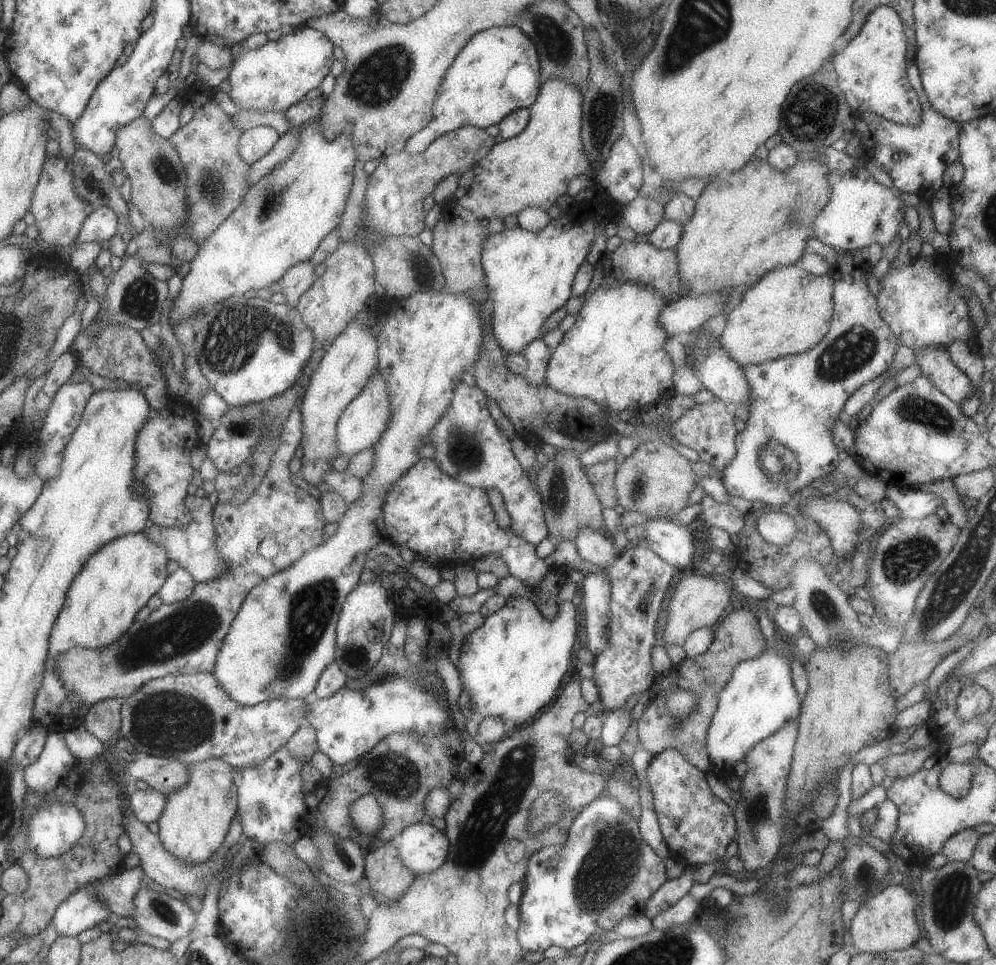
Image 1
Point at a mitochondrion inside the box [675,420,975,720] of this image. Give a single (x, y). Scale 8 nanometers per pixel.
(902, 563)

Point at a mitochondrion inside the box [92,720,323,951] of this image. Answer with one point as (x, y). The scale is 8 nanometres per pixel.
(162, 909)

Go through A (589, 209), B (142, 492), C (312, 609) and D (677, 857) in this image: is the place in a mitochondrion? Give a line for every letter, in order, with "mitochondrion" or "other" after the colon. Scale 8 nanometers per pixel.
A: other
B: other
C: mitochondrion
D: other

